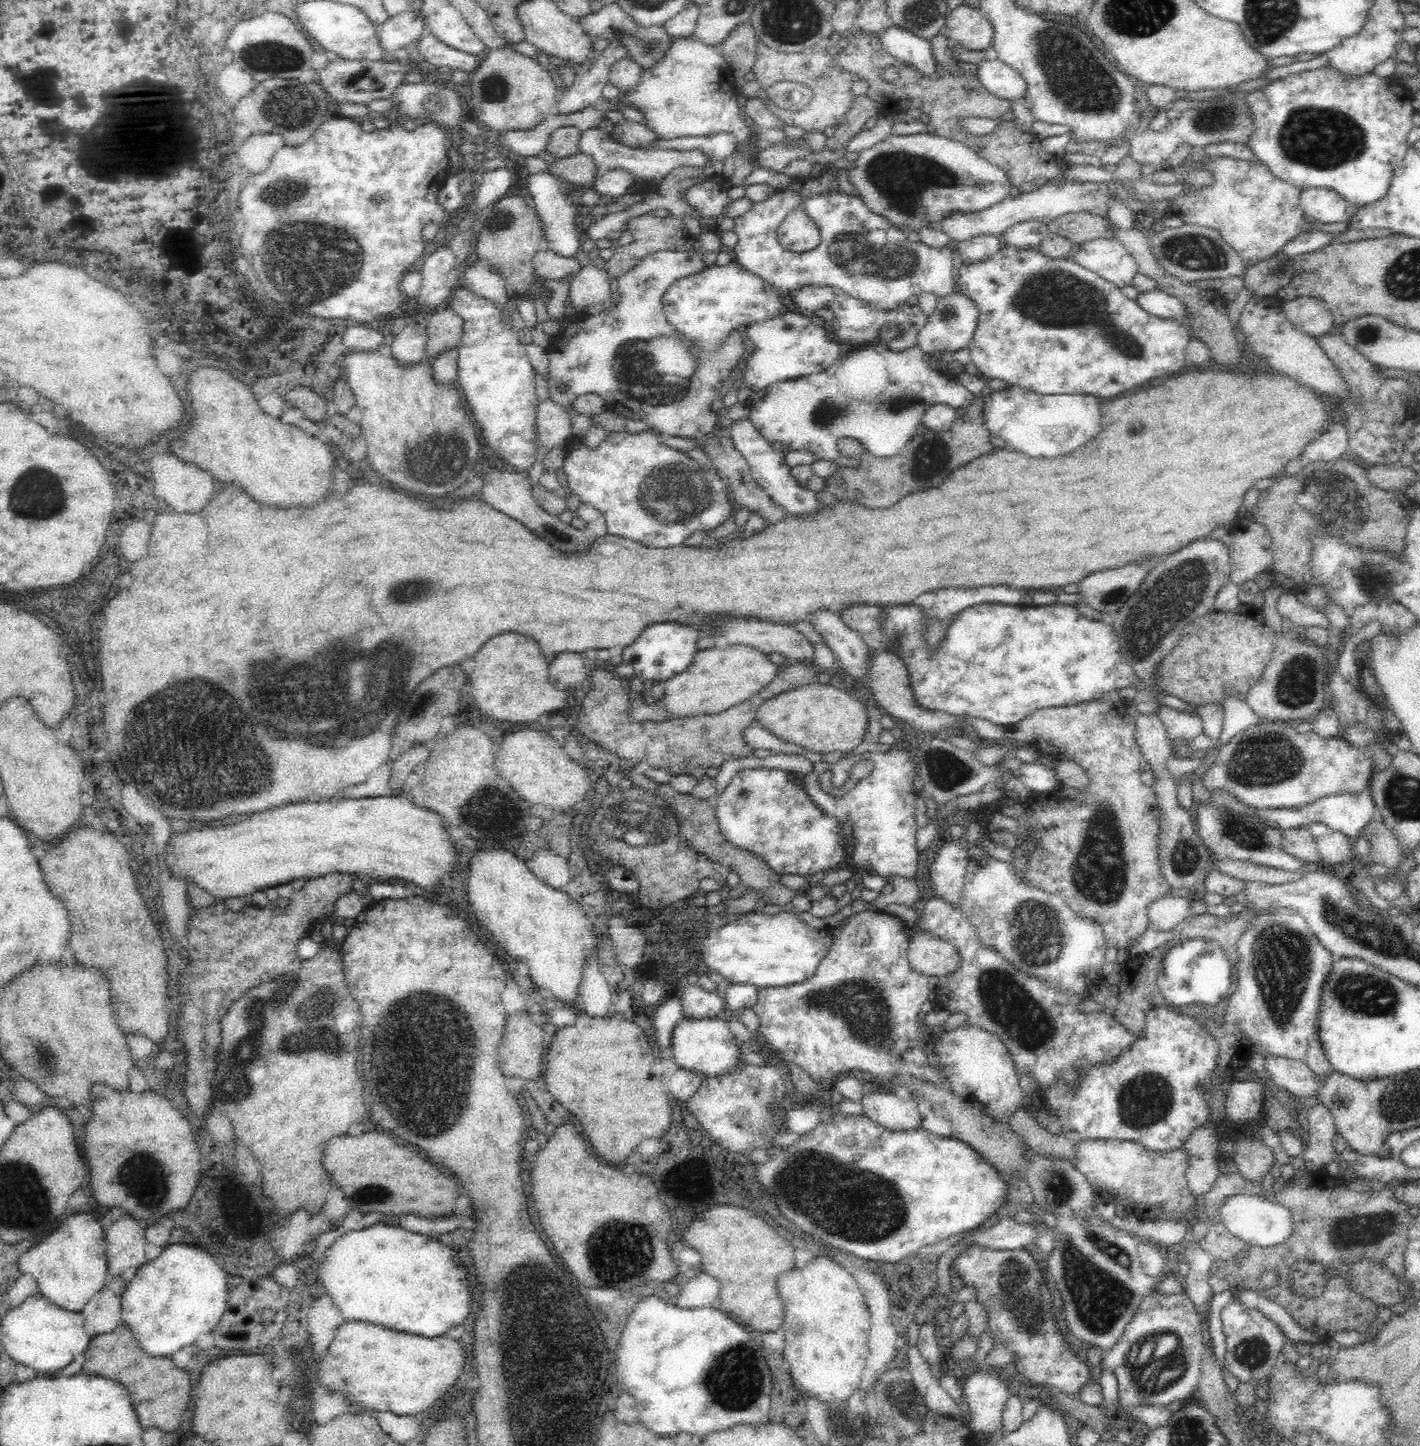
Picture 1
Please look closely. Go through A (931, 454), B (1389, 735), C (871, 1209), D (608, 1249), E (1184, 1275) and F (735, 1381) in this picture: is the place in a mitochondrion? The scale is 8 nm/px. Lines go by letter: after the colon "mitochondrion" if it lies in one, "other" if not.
A: mitochondrion
B: other
C: mitochondrion
D: mitochondrion
E: other
F: mitochondrion

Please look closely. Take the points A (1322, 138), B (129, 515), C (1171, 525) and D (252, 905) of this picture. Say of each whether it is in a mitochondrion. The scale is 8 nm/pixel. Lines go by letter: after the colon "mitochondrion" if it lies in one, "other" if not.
A: mitochondrion
B: other
C: other
D: other

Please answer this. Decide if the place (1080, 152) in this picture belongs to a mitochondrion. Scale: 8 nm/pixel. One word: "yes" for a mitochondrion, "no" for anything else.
no

